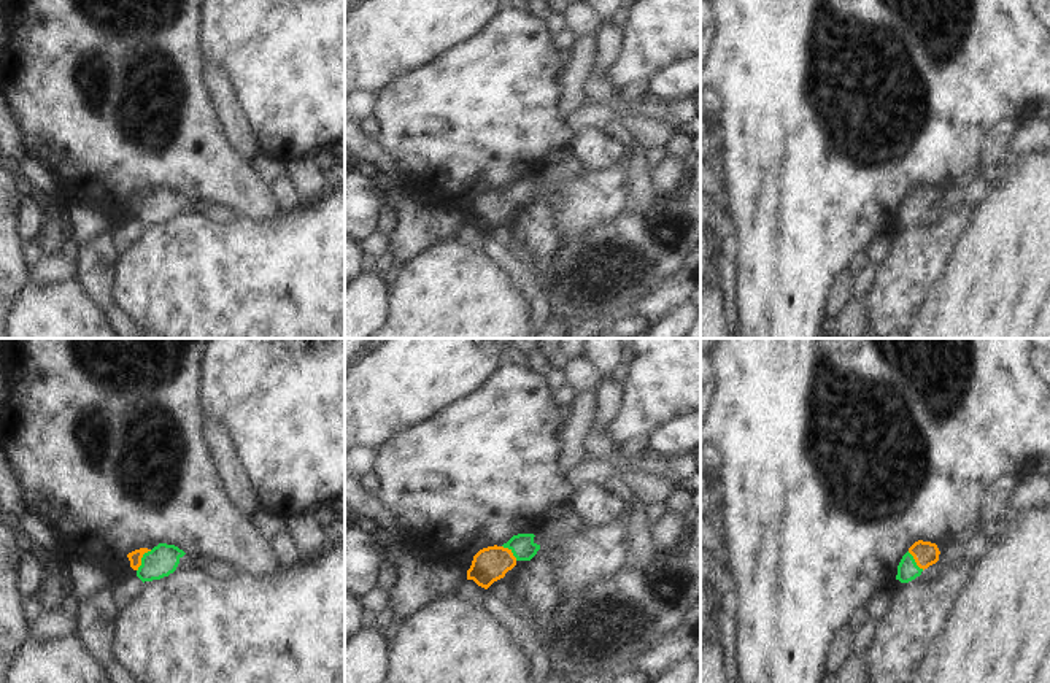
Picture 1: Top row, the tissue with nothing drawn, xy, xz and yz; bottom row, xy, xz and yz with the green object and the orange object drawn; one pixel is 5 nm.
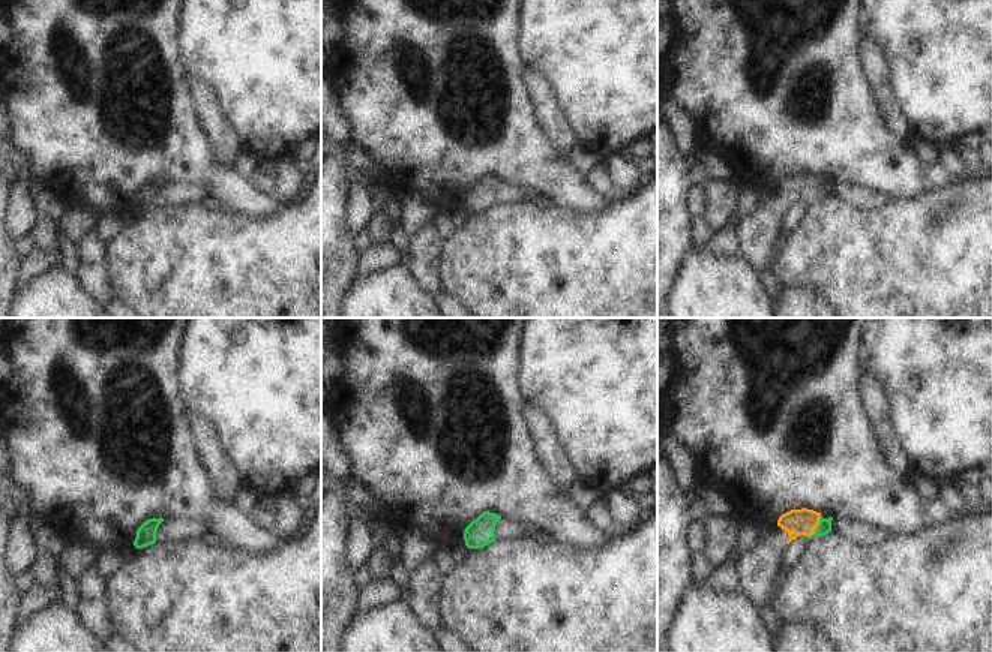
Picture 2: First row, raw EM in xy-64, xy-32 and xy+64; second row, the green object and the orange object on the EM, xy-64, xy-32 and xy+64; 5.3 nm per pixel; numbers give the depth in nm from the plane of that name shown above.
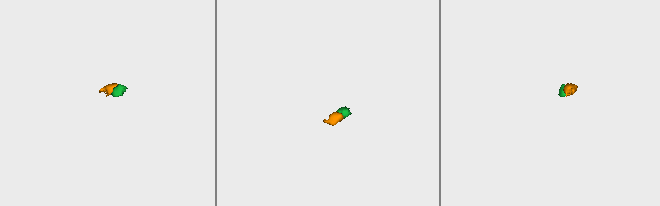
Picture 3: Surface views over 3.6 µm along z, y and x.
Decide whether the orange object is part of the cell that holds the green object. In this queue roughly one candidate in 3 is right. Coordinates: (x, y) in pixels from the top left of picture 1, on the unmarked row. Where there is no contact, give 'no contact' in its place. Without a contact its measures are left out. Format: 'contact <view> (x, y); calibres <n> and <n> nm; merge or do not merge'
contact xy (142, 204); calibres 160 and 70 nm; merge

